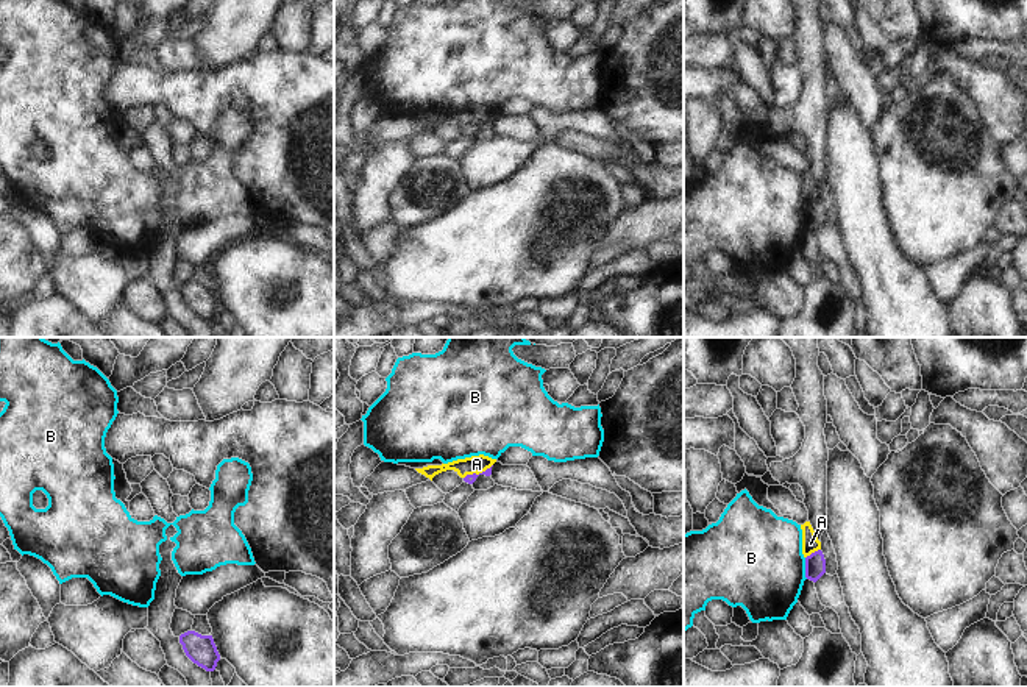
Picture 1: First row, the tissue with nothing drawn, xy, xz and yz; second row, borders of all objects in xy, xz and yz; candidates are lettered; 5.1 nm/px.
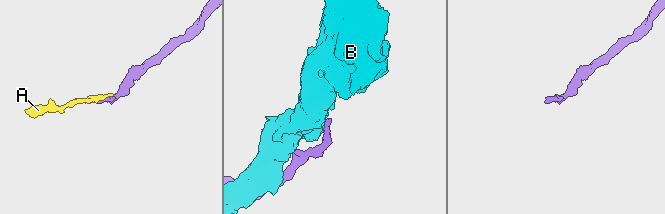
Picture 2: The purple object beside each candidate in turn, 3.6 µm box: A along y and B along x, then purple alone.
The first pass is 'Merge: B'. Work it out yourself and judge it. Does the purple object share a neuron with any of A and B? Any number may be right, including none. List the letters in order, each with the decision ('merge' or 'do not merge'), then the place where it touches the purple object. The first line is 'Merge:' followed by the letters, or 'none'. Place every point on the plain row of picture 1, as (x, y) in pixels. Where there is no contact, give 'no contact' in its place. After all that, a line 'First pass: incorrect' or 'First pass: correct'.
Merge: none
A: do not merge; contact xz (479, 124)
B: do not merge; contact yz (806, 219)
First pass: incorrect

